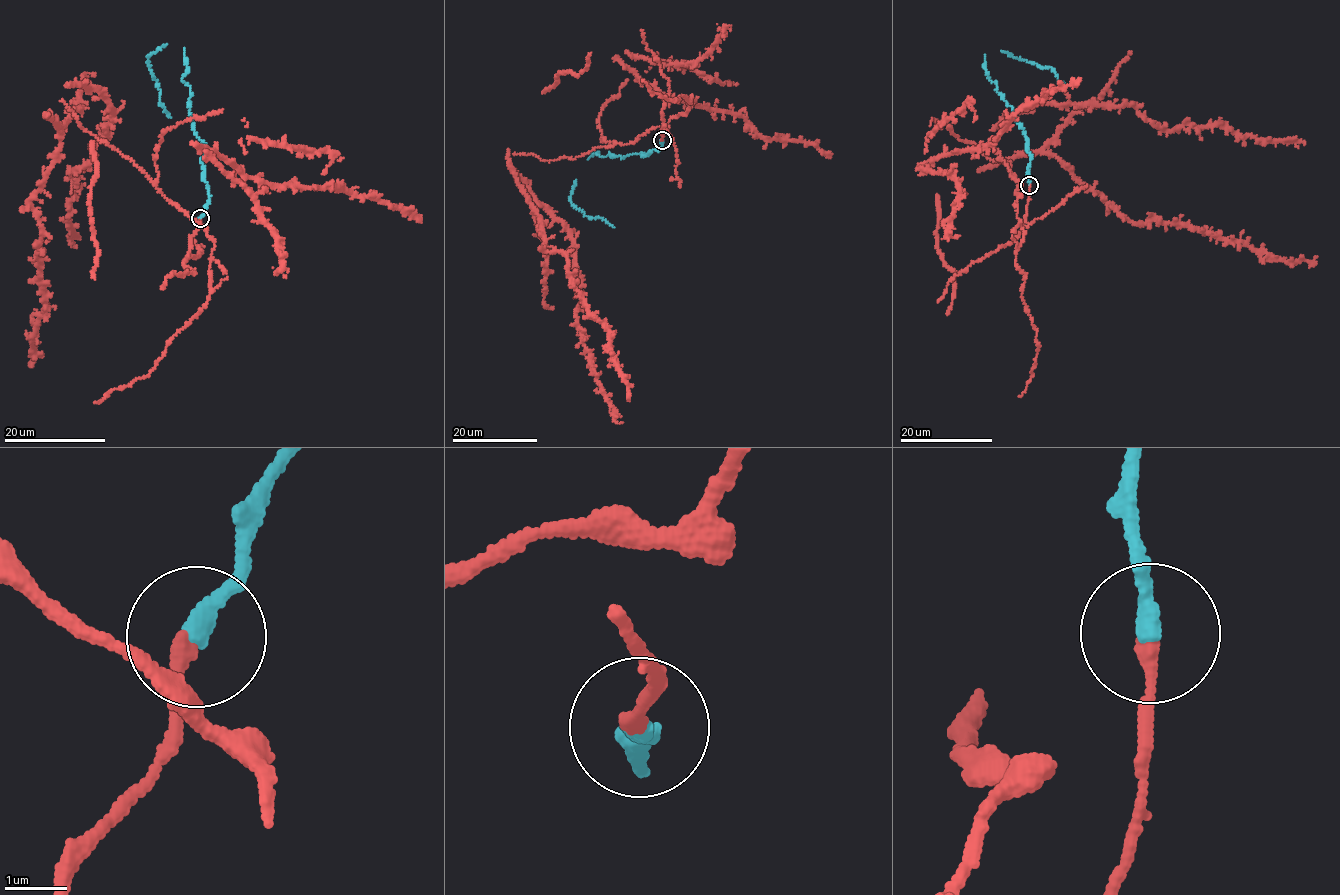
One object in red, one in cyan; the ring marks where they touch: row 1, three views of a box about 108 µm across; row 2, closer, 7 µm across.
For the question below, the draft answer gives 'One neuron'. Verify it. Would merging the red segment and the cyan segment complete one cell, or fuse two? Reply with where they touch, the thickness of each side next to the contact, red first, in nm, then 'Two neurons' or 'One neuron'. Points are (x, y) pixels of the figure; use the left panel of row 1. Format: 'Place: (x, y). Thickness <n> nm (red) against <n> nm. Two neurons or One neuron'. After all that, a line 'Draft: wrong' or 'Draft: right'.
Place: (200, 218). Thickness 240 nm (red) against 280 nm. One neuron
Draft: right

